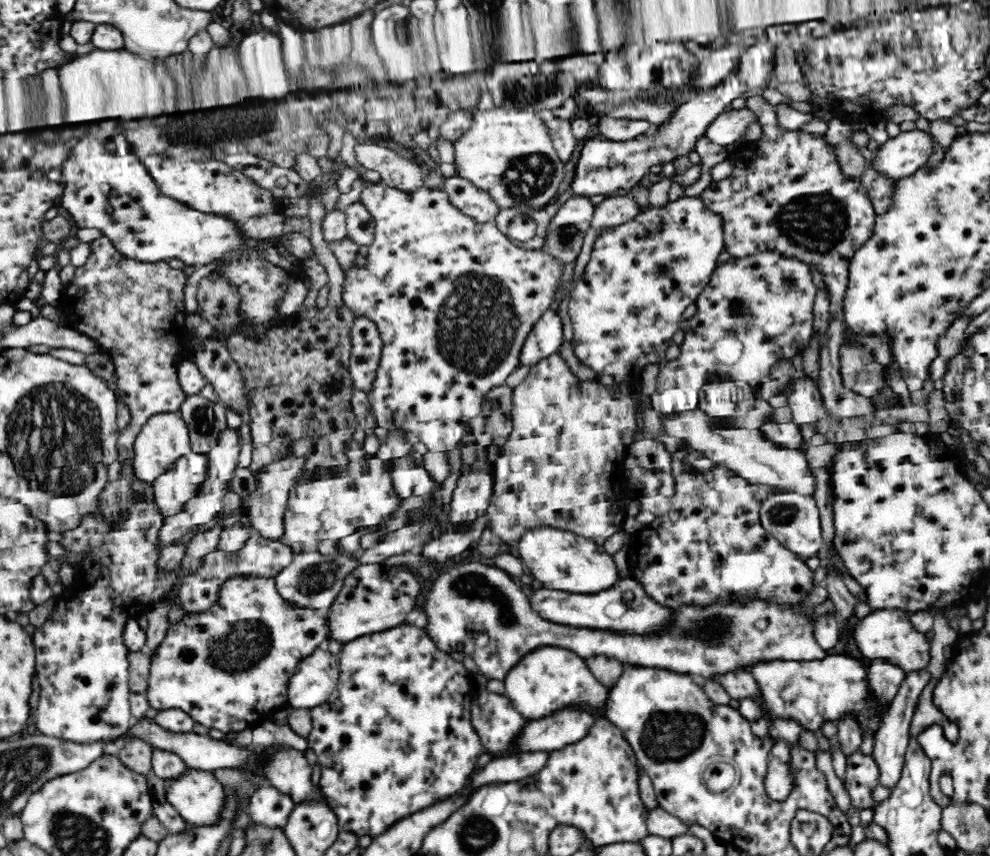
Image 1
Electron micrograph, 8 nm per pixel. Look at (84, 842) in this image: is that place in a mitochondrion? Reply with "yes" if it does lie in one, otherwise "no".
yes

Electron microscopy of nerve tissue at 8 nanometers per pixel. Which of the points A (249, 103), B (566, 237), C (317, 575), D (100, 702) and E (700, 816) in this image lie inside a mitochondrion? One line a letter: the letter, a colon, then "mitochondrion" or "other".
A: other
B: mitochondrion
C: mitochondrion
D: other
E: other

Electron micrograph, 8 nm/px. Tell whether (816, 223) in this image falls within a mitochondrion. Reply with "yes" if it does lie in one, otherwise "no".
yes

